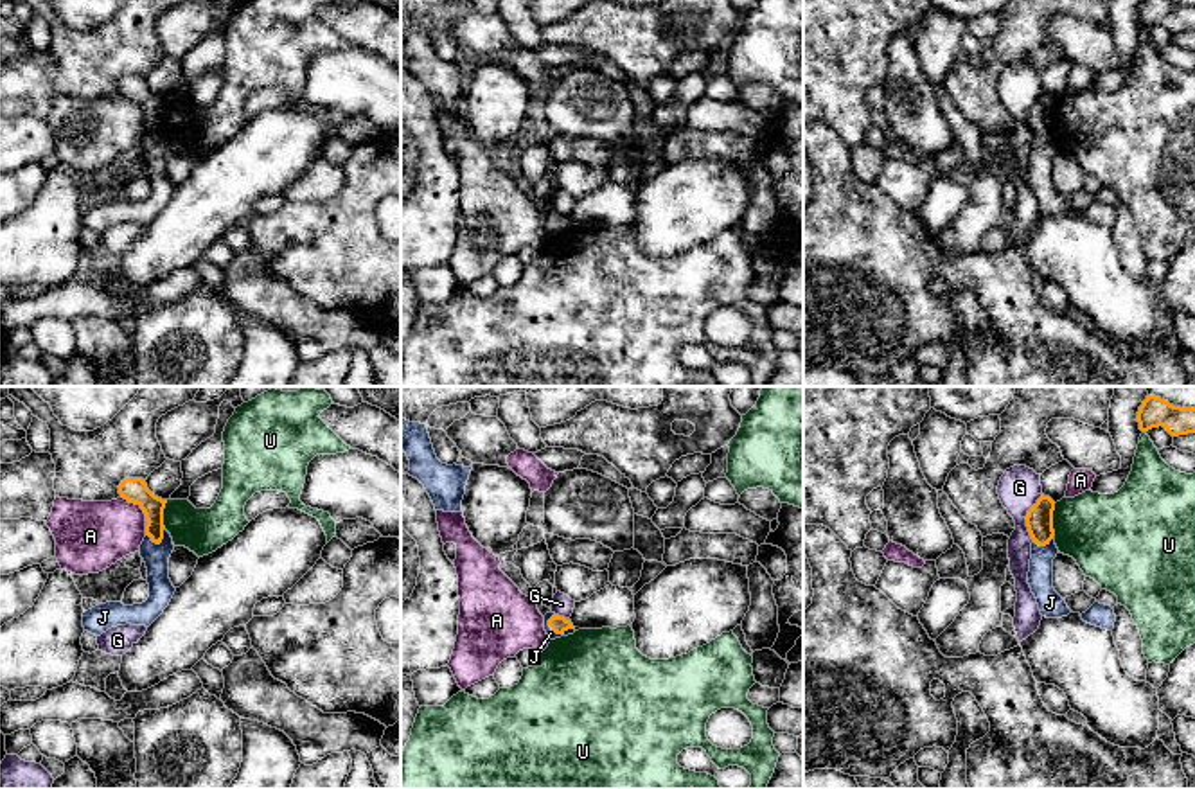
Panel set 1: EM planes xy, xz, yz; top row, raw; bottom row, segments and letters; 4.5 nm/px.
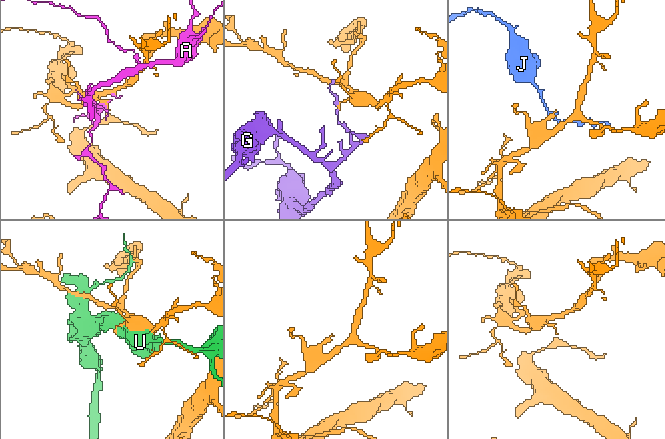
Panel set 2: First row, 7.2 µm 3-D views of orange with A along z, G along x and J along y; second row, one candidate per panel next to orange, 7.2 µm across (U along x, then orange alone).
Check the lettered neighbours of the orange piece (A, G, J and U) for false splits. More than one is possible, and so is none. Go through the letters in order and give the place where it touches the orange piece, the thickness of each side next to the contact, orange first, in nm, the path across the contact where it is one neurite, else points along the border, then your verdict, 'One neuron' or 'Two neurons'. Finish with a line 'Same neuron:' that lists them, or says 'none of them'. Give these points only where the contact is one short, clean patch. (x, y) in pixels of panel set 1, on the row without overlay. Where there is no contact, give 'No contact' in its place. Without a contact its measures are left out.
A: Touches orange at xy (135, 101). Thickness 110 nm (orange) against 320 nm. Two neurons
G: Touches orange at yz (1026, 115). Thickness 120 nm (orange) against 190 nm. Two neurons
J: Touches orange at xz (559, 230). Thickness 80 nm (orange) against 40 nm. Boundary: xz (547, 218), (557, 230), (574, 227). Two neurons
U: Touches orange at yz (1052, 117). Thickness 120 nm (orange) against 360 nm. Two neurons
Same neuron: none of them

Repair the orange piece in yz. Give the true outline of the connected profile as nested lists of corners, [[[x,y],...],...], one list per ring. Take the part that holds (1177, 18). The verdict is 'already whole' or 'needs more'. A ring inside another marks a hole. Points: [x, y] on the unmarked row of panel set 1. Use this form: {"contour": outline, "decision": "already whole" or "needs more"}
{"contour": [[[1143,0],[1137,9],[1141,29],[1163,23],[1172,34],[1195,31],[1195,5],[1170,0]]], "decision": "already whole"}

